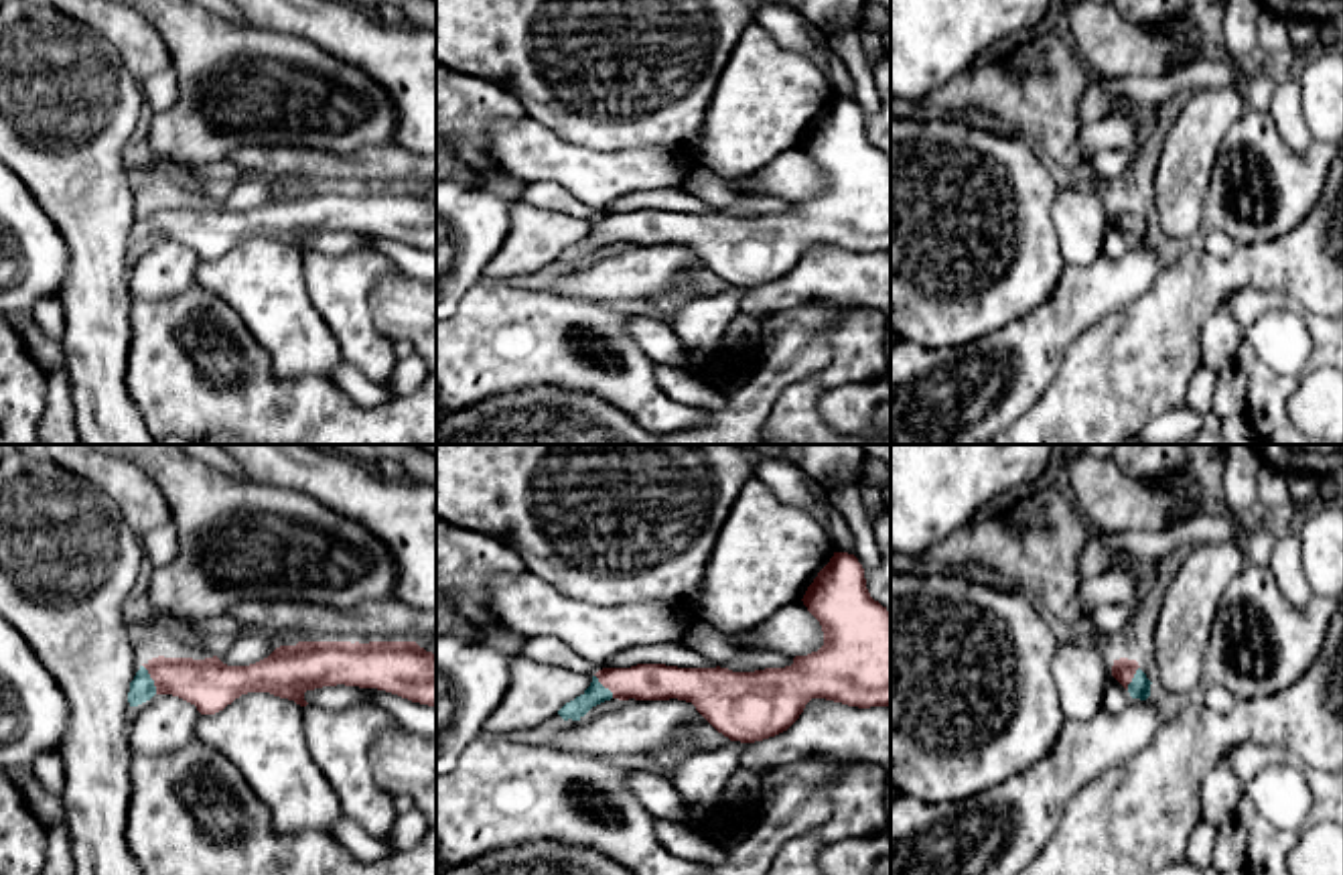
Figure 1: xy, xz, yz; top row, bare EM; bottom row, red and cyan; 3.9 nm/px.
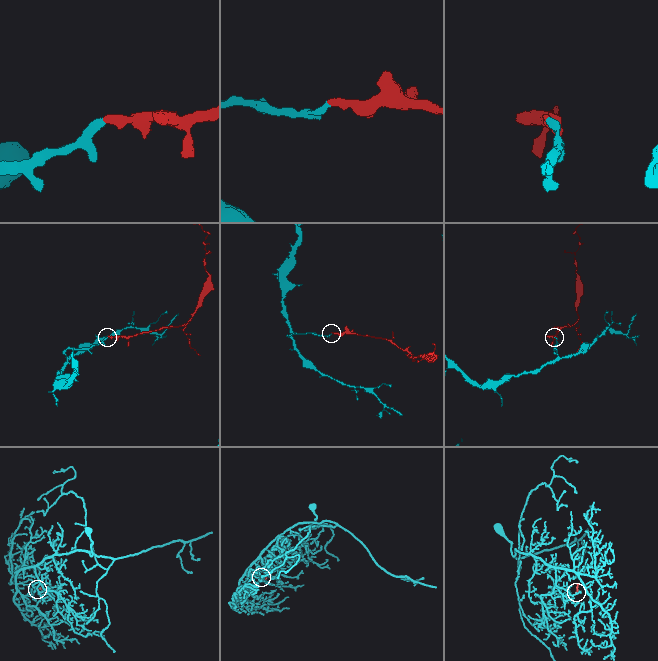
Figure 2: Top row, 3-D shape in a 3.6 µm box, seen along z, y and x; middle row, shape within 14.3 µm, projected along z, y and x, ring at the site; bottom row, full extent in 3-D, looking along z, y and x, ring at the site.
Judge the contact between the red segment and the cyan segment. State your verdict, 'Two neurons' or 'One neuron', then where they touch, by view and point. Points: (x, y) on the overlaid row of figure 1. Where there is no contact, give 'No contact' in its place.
One neuron. Touches red at xy (151, 677)

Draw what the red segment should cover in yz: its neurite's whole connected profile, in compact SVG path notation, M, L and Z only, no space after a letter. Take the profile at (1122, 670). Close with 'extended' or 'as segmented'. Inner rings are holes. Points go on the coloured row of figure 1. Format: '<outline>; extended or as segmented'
M1114 660L1112 676L1130 692L1132 698L1146 700L1150 696L1150 680L1136 660Z; extended

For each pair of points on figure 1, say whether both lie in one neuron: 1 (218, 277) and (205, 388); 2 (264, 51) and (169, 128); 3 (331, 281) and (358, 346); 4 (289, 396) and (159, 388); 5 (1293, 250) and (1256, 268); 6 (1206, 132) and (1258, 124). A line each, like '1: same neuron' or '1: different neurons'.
1: different neurons
2: same neuron
3: same neuron
4: same neuron
5: same neuron
6: different neurons

